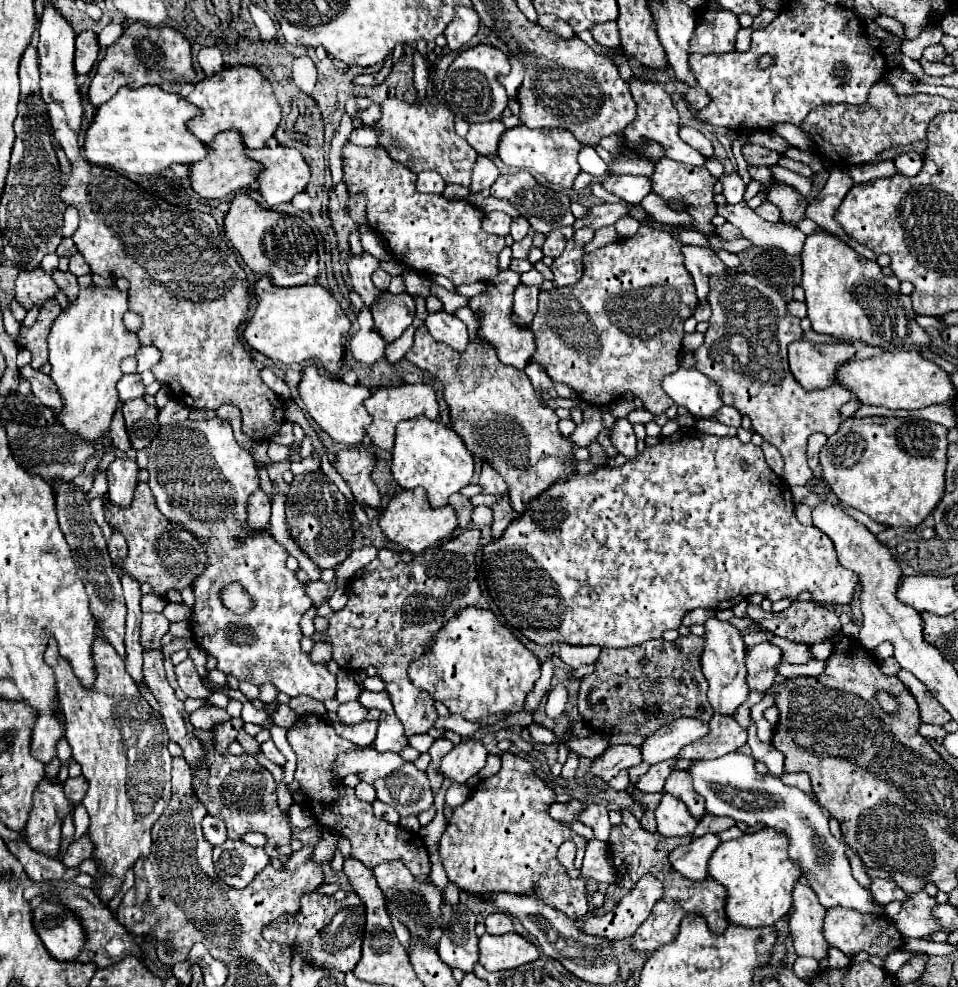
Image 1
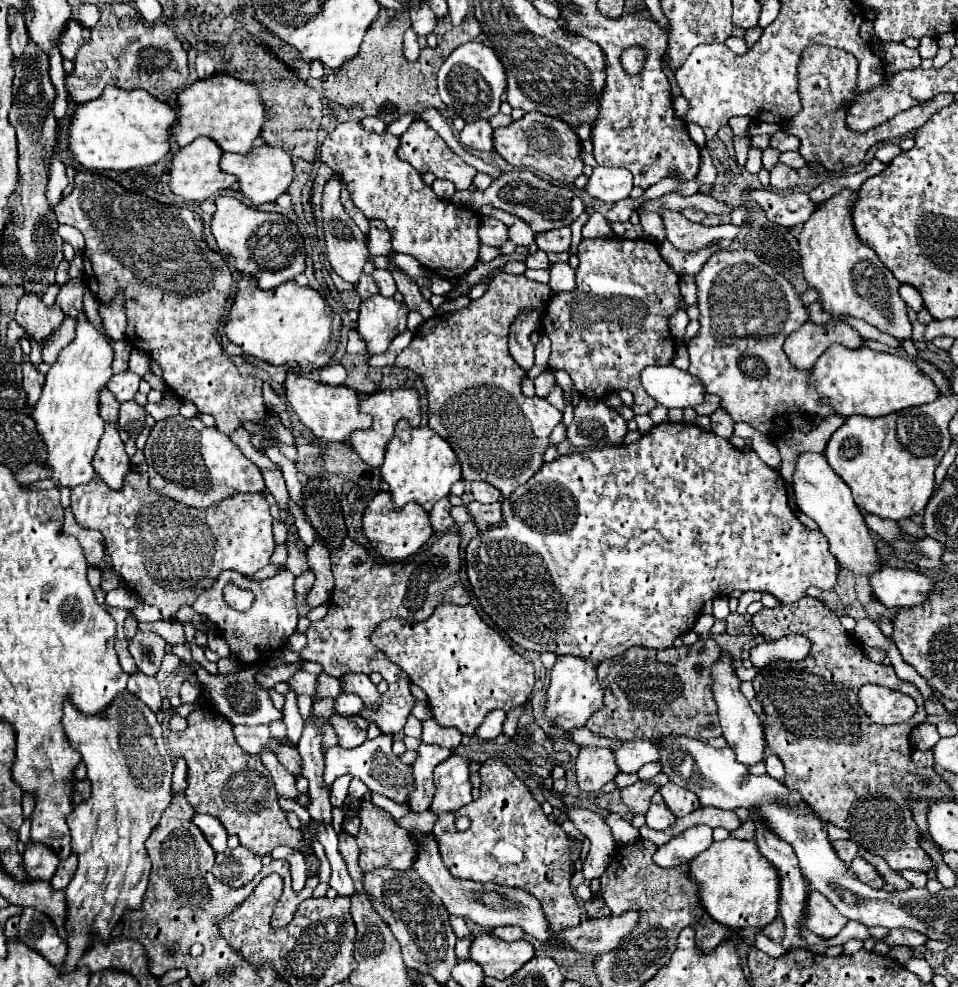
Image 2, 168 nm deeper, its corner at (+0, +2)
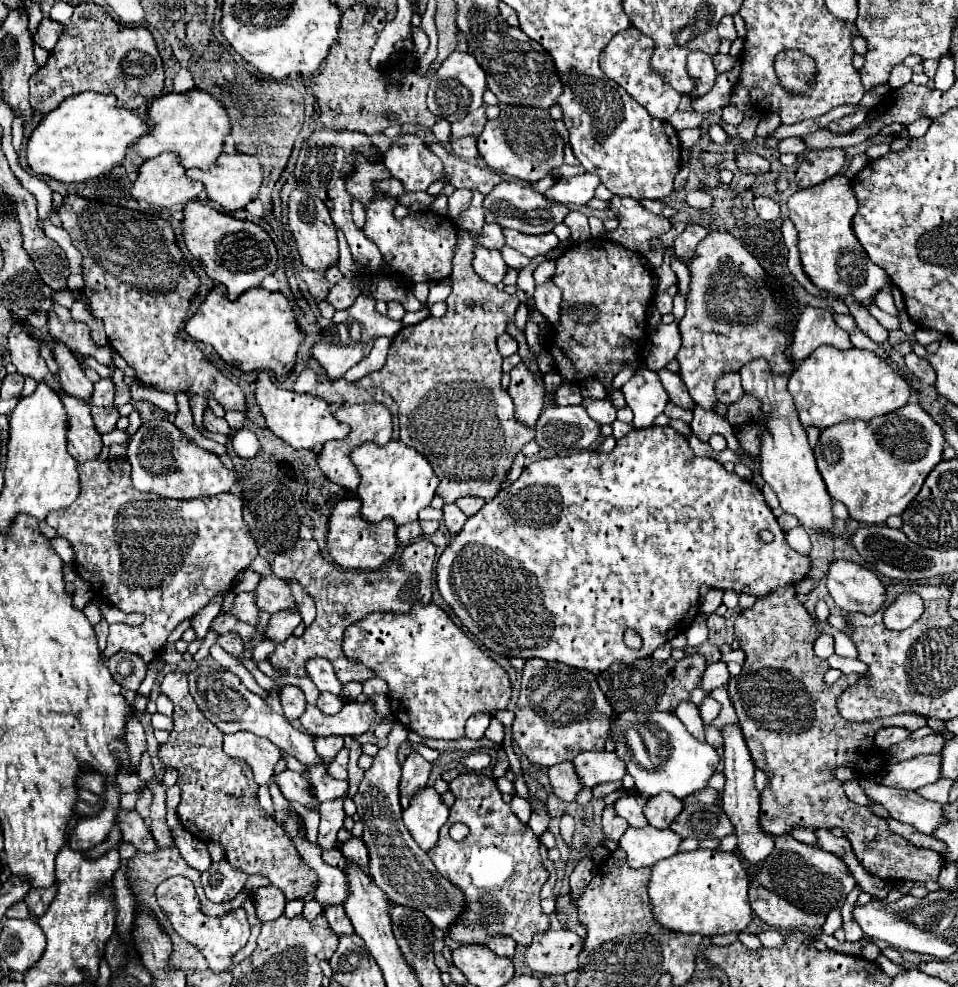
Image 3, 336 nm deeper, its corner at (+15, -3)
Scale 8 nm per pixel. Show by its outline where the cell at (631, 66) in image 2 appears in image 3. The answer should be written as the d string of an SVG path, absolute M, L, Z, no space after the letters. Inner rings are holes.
M628 27L618 35L614 35L610 43L604 47L600 57L600 69L606 73L606 77L622 85L628 91L628 95L636 99L652 117L666 121L678 109L682 93L678 93L674 87L668 87L668 83L664 83L664 77L652 71L650 67L652 51L654 51L654 41L648 35L640 33L636 27Z

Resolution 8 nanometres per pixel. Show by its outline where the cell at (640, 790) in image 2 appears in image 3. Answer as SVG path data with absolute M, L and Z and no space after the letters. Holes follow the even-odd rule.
M612 805L606 807L604 813L602 813L602 833L604 833L604 837L614 841L614 843L618 843L626 829L628 829L628 823L614 813Z

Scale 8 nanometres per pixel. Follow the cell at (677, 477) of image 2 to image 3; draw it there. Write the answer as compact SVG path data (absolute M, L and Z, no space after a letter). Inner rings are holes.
M652 425L646 429L632 429L626 437L616 441L616 447L610 453L604 453L604 455L598 451L582 451L570 457L540 459L526 465L522 475L508 489L502 489L476 515L468 517L462 531L452 537L450 545L444 549L444 553L438 559L436 583L442 599L452 607L454 615L486 649L506 657L522 657L522 659L540 657L546 661L560 661L570 667L586 669L598 675L600 671L606 671L612 663L632 663L634 659L650 657L656 647L684 633L686 627L690 627L698 615L700 585L764 597L780 585L794 585L802 581L804 577L810 575L810 567L812 567L810 557L796 553L786 543L784 531L780 529L770 507L766 505L762 491L752 481L744 481L736 473L728 473L714 459L692 455L688 441L670 425L666 427ZM764 529L774 533L772 543L760 541L760 531ZM626 629L634 629L642 637L640 651L628 649L624 645Z

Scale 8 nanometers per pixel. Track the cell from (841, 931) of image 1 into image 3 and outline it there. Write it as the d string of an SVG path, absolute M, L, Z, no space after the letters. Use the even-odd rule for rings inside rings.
M750 885L750 905L752 911L770 927L782 927L780 931L790 931L794 927L810 925L810 927L822 927L824 915L808 915L802 909L794 907L780 895L774 895L772 891Z

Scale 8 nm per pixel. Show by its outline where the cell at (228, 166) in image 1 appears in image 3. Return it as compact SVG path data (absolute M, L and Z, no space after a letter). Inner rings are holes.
M160 153L148 161L144 161L138 169L138 177L132 183L130 195L136 201L144 201L152 207L172 207L172 205L186 205L188 201L198 199L198 195L204 191L204 187L198 181L190 181L186 177L186 169L178 163L176 155L172 153Z

